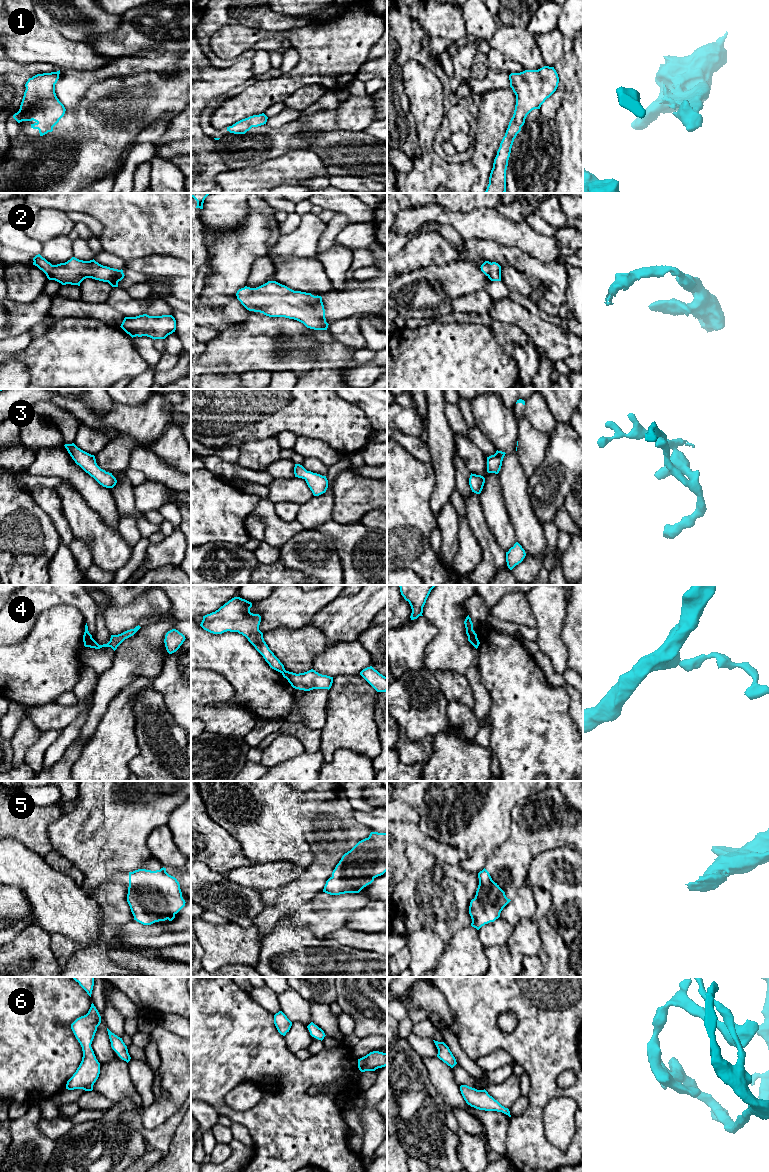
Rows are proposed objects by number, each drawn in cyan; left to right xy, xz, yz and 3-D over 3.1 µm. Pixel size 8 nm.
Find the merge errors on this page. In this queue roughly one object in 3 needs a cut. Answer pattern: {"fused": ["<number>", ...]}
{"fused": ["4"]}

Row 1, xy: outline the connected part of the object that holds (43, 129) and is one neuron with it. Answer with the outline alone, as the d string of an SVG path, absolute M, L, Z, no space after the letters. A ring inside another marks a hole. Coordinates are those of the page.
M60 70L29 78L20 109L13 115L18 123L33 120L35 123L31 124L31 128L38 129L40 136L52 132L66 111L55 93L59 74Z

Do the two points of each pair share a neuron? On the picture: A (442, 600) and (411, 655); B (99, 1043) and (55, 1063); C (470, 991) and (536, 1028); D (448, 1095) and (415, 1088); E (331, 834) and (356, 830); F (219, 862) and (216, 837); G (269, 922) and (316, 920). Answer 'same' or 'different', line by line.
A: different
B: different
C: same
D: different
E: same
F: same
G: different

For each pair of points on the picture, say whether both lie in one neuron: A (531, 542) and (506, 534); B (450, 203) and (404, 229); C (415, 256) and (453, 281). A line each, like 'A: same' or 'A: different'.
A: different
B: different
C: different

